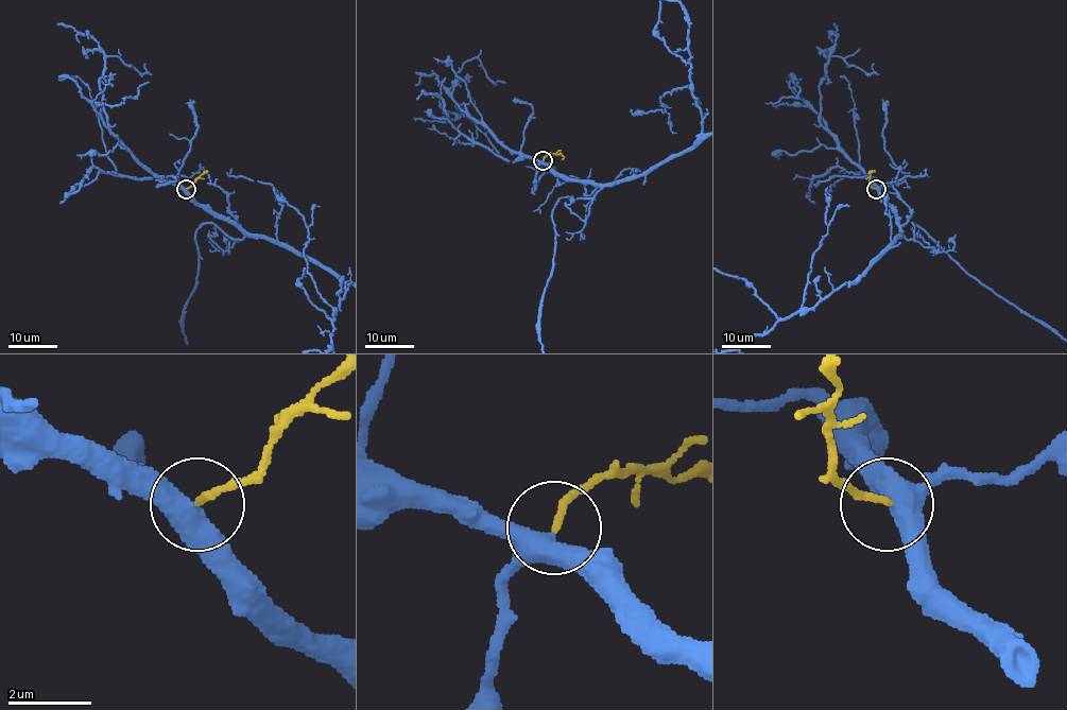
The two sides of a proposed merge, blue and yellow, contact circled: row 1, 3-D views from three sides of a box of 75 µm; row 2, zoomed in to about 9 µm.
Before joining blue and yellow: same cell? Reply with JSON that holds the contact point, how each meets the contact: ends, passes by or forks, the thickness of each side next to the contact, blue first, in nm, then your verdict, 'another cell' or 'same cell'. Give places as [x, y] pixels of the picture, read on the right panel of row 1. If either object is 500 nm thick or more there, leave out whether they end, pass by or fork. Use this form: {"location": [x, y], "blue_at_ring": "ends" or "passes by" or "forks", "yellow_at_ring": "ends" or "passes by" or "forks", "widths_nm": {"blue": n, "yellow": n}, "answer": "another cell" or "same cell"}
{"location": [876, 189], "blue_at_ring": "forks", "yellow_at_ring": "ends", "widths_nm": {"blue": 360, "yellow": 160}, "answer": "same cell"}

